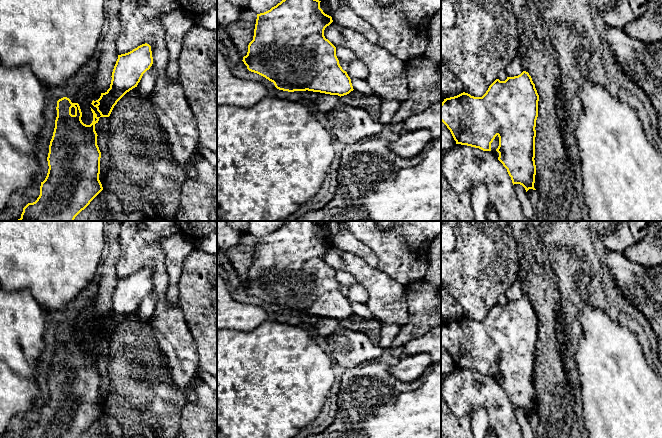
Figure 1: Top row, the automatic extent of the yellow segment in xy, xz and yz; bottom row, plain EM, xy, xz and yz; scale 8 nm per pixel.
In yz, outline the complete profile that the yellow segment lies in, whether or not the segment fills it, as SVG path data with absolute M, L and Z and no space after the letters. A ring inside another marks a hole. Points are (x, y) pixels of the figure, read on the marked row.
M528 72L507 77L505 81L496 79L482 97L468 93L444 99L441 103L441 121L450 130L456 144L491 151L491 143L499 137L498 160L507 169L512 183L522 185L526 192L534 188L535 137L538 117L539 95Z

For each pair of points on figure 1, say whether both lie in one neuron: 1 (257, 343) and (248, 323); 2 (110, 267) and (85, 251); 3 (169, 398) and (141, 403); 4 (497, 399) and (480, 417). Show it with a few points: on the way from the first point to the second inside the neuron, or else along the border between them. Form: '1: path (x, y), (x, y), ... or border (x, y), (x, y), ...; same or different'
1: border (267, 319), (247, 331), (228, 329); different
2: border (101, 259), (99, 263); different
3: path (162, 403), (148, 403); same
4: border (471, 415), (478, 409), (484, 408), (490, 426); different

